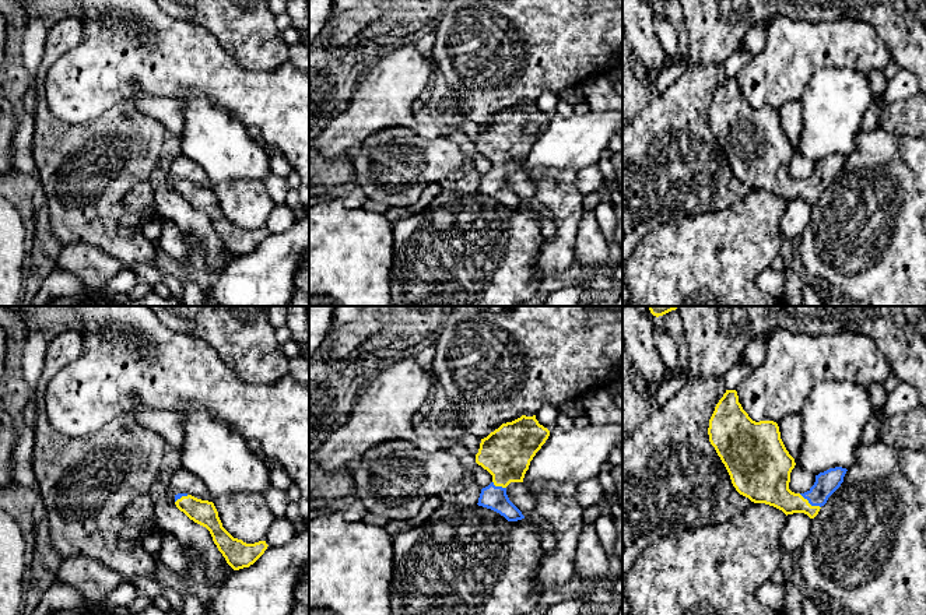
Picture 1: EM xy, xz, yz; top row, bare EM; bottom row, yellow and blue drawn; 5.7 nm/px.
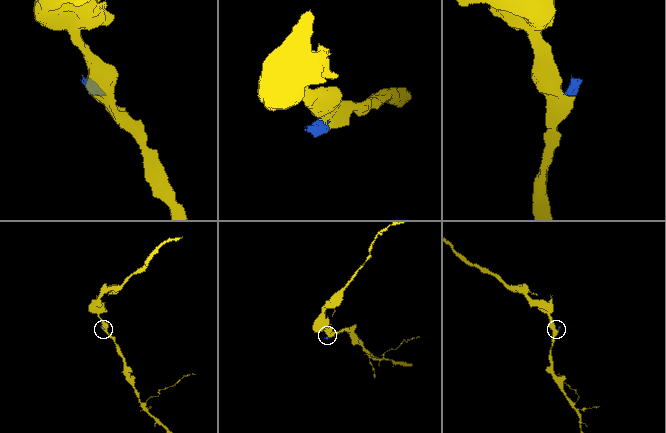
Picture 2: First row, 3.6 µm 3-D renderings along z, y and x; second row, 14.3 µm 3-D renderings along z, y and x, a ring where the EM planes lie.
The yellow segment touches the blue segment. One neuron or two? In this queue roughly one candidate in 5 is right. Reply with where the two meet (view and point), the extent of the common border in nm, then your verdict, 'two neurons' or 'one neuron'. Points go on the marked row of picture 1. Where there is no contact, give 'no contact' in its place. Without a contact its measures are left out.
meets yellow in yz at (809, 503); contact 150 nm long; one neuron

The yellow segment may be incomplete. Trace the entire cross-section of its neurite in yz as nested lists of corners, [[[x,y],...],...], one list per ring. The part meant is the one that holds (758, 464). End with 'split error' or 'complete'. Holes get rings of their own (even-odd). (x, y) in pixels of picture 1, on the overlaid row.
[[[726,390],[716,404],[708,435],[736,491],[786,516],[804,513],[814,519],[848,471],[842,467],[829,468],[815,475],[807,492],[792,492],[789,482],[796,463],[781,439],[778,424],[753,421],[739,403],[736,390]]] | split error

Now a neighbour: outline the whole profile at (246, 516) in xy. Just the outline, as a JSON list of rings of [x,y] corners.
[[[229,493],[213,499],[222,527],[246,544],[264,541],[276,517],[260,493]]]

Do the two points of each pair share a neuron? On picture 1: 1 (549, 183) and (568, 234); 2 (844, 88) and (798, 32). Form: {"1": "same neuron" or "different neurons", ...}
{"1": "same neuron", "2": "different neurons"}

